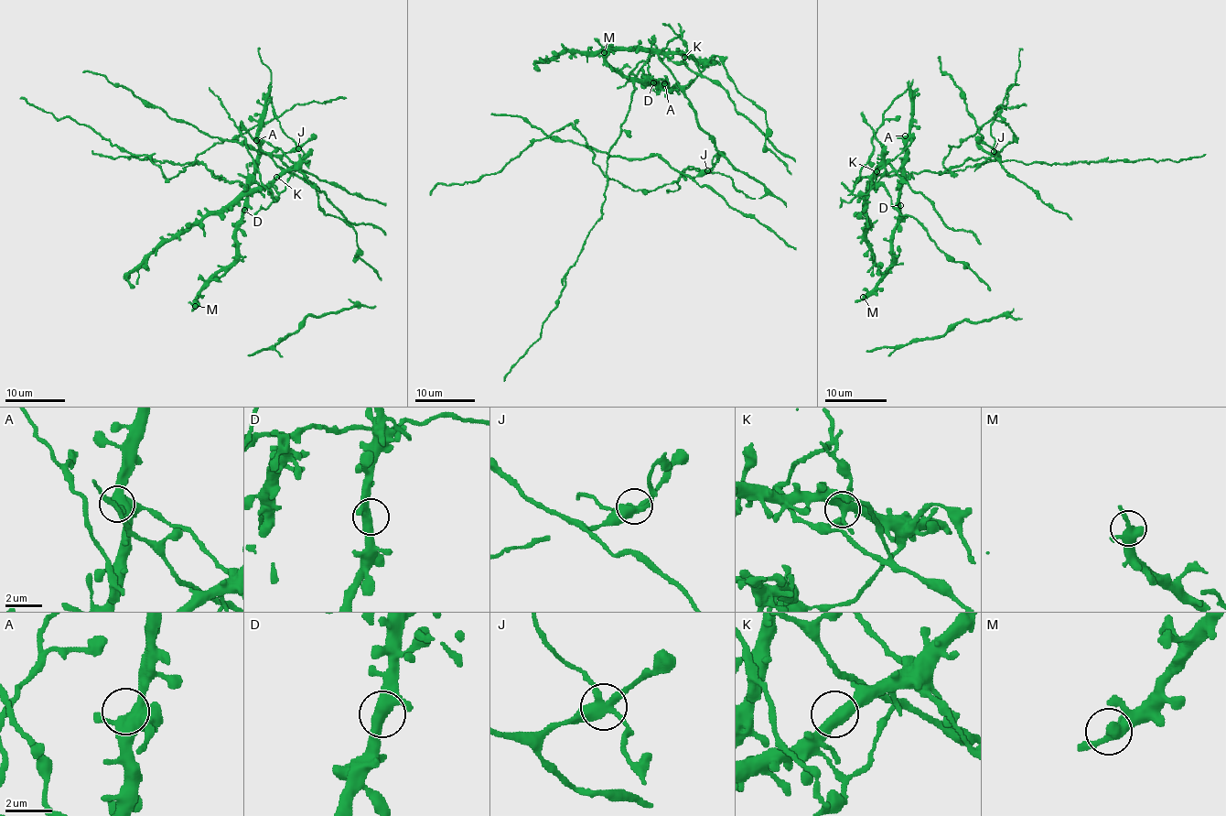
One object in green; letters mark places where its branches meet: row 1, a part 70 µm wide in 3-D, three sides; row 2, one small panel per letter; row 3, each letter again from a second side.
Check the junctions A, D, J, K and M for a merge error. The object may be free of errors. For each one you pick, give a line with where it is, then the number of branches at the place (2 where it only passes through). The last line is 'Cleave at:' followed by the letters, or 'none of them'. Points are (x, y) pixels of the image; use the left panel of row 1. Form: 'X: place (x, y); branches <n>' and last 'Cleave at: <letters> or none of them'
J: place (298, 148); branches 4
Cleave at: J

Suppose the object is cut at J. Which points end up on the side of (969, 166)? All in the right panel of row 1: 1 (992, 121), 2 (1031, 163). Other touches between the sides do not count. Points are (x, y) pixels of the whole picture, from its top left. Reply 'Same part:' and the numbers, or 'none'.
Same part: 1, 2

